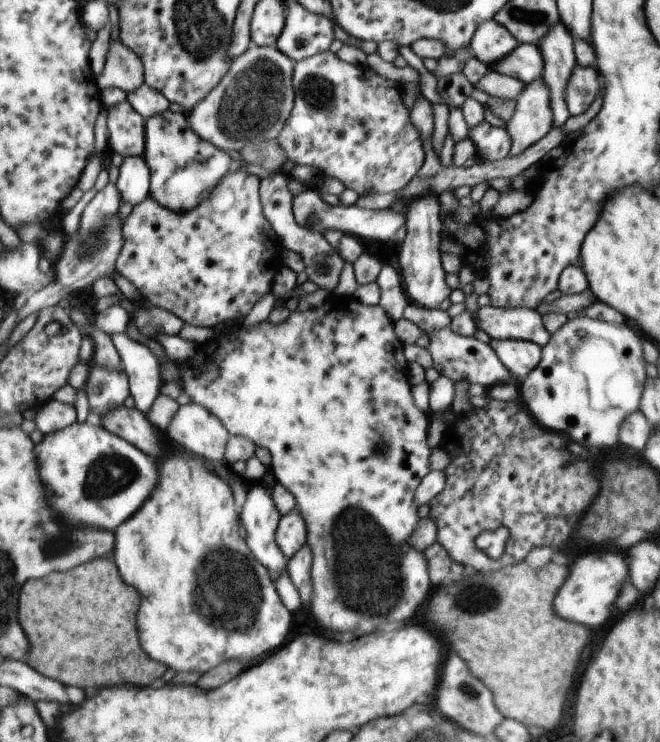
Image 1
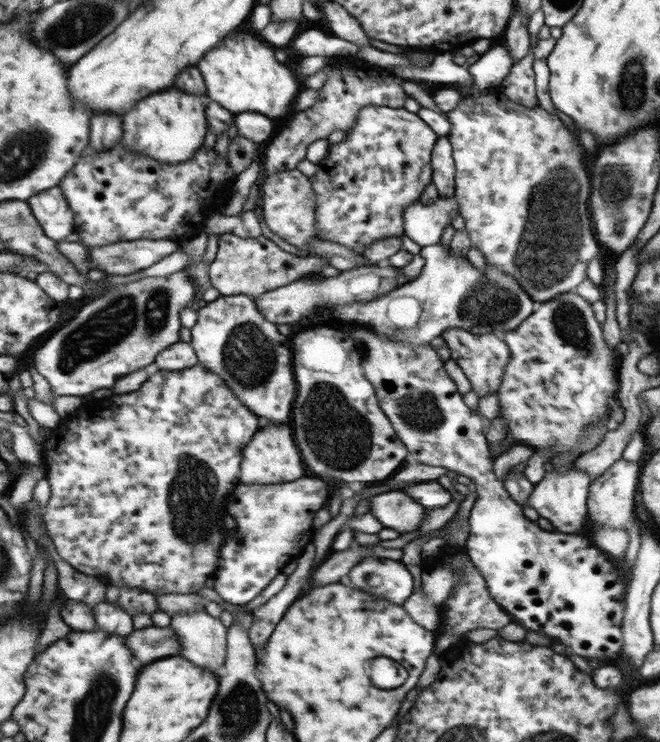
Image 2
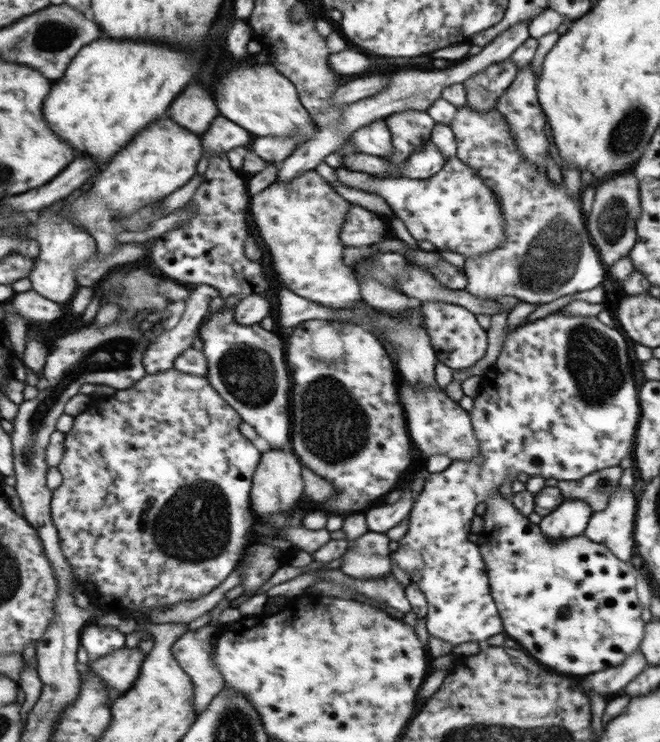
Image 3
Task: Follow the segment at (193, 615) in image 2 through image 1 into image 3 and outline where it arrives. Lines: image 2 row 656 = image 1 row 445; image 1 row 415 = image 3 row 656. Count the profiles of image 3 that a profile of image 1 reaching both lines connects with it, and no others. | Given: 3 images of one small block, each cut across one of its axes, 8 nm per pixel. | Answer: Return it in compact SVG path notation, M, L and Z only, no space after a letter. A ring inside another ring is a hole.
M206 624L197 630L189 630L185 632L174 644L173 653L177 658L183 670L191 676L193 684L195 684L195 697L193 697L193 707L197 714L201 714L203 710L207 710L207 706L213 702L214 698L221 693L225 688L225 678L217 664L214 662L214 657L217 651L217 643L221 635L223 627L218 624Z

